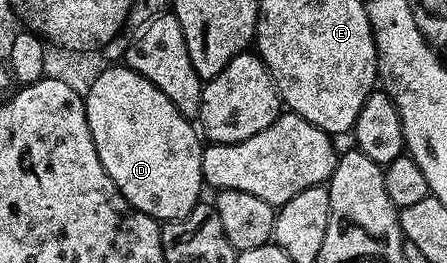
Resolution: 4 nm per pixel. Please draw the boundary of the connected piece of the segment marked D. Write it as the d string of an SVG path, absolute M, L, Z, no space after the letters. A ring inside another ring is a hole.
M107 65L85 96L89 133L117 189L141 213L160 221L189 214L205 191L201 173L204 144L192 120L179 112L141 73L126 65Z

